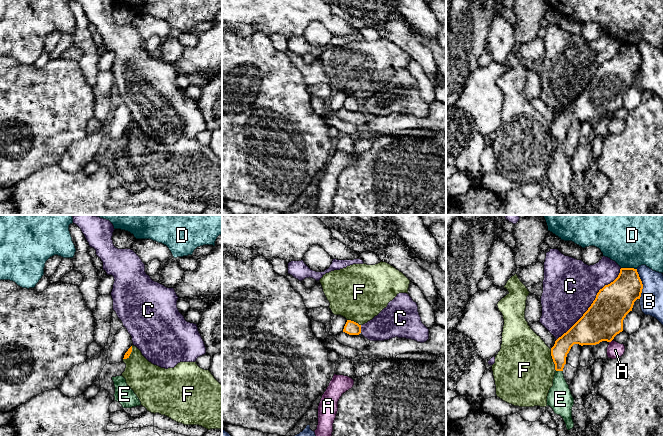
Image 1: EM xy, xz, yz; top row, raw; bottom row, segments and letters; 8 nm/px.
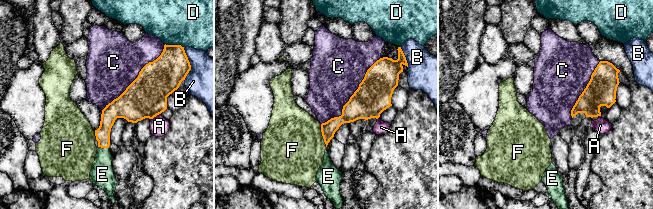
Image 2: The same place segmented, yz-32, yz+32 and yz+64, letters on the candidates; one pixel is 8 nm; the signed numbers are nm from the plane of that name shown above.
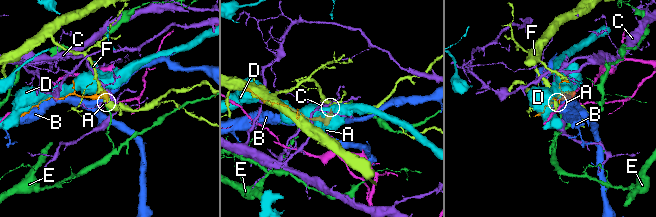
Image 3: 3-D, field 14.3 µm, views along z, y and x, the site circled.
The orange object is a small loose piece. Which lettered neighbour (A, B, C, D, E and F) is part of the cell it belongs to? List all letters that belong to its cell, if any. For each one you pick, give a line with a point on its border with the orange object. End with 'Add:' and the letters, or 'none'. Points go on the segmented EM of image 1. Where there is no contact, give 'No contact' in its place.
E: Touches orange at yz (559, 370)
Add: E

